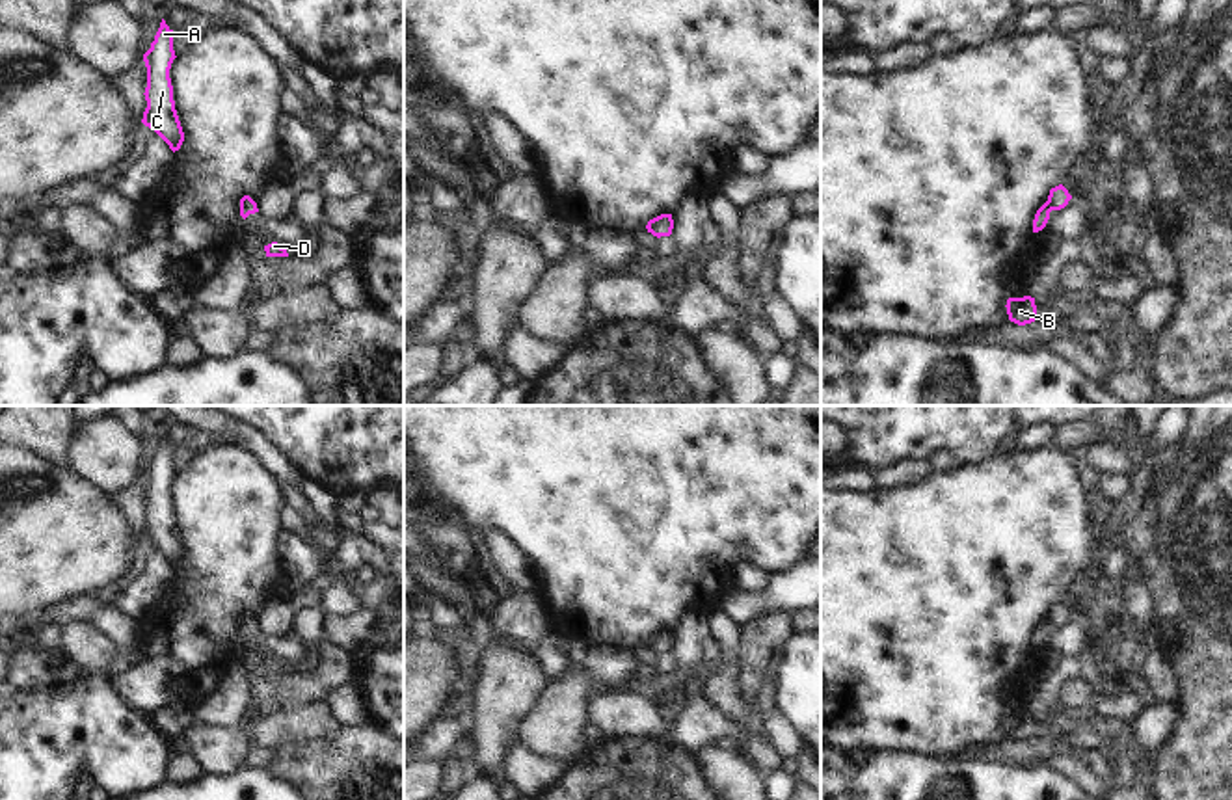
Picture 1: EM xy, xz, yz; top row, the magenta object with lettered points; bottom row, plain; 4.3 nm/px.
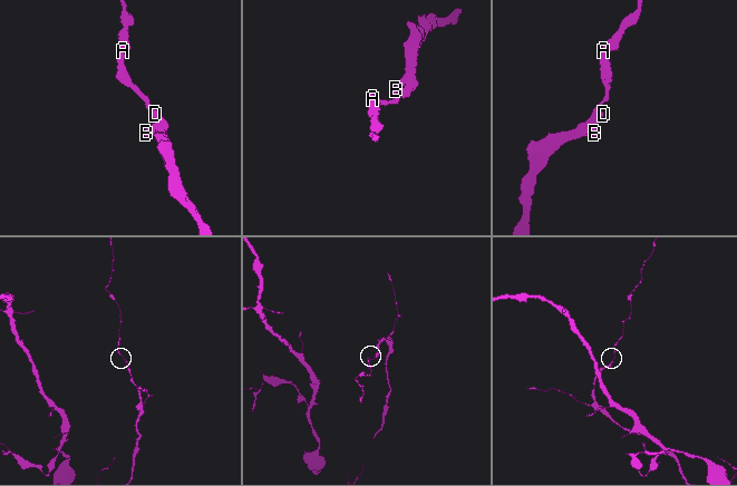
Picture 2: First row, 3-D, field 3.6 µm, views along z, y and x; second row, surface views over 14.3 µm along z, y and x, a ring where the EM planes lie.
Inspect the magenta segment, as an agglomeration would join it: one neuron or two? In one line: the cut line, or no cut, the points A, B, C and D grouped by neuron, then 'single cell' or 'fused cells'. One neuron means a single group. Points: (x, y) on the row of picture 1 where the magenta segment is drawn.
cut none; groups A B C D; single cell

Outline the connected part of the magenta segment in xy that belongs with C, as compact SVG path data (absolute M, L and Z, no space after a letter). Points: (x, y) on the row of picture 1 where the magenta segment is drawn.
M162 19L151 48L143 54L147 67L147 87L143 93L147 108L141 123L153 128L173 153L179 151L184 141L169 78L169 69L175 58L173 30Z

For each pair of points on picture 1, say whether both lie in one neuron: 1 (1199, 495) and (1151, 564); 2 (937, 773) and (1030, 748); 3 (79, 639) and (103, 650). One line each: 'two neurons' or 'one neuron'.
1: one neuron
2: two neurons
3: one neuron

